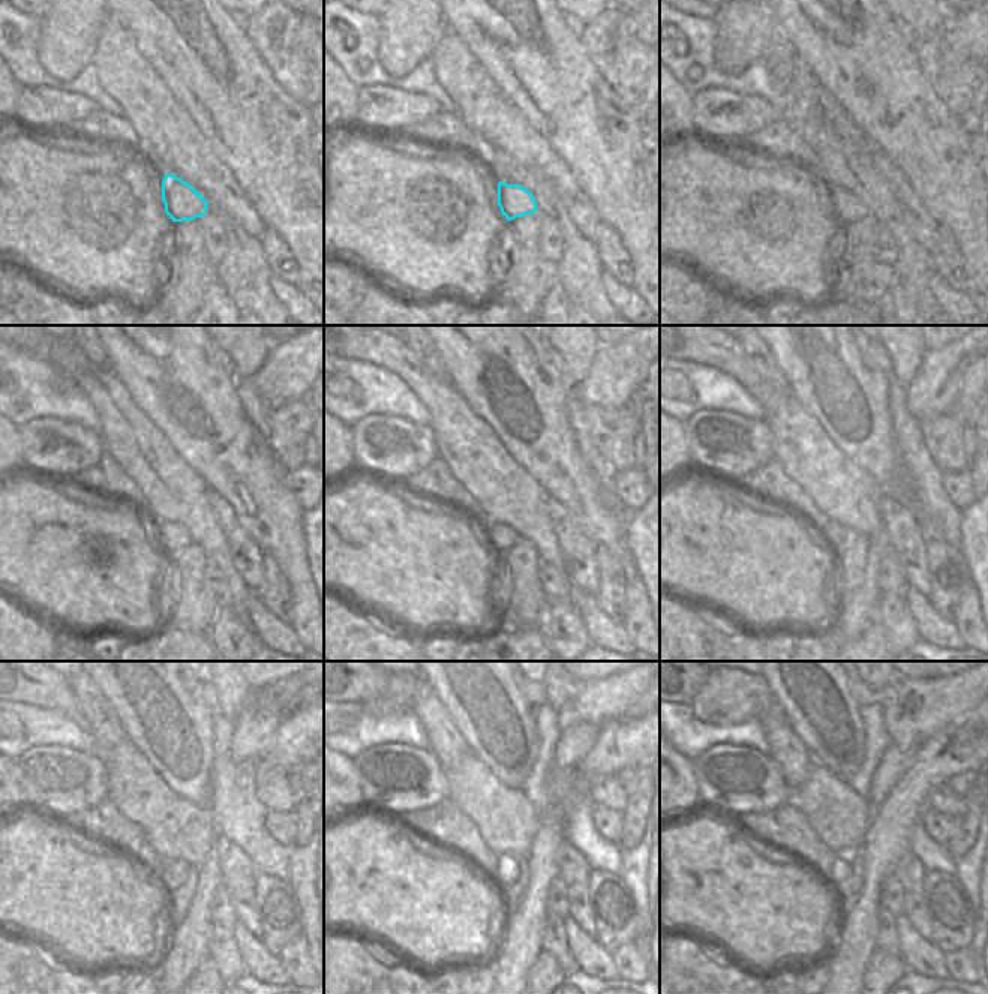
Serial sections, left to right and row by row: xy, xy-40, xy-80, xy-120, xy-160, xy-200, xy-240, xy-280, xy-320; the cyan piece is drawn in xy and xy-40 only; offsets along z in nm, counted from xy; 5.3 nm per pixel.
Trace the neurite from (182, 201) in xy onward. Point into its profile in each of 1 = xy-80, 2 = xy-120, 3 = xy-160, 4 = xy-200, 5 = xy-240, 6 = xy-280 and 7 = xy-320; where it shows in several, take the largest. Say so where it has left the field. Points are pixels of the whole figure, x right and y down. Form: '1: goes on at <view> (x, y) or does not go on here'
1: goes on at xy-80 (847, 207)
2: goes on at xy-120 (173, 538)
3: goes on at xy-160 (502, 537)
4: goes on at xy-200 (838, 537)
5: goes on at xy-240 (170, 873)
6: goes on at xy-280 (507, 871)
7: goes on at xy-320 (841, 876)

